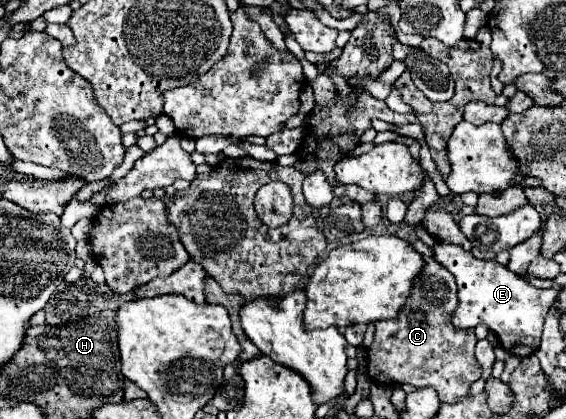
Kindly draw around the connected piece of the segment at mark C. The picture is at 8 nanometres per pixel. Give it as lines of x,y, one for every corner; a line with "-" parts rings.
424,257
426,269
416,279
408,303
402,307
400,315
392,321
378,321
374,343
368,347
368,375
380,383
410,383
414,387
434,387
442,403
458,403
468,395
470,385
480,379
480,365
474,357
476,335
474,329
456,329
452,325
452,313
458,307
458,287
454,275
446,271
436,259

